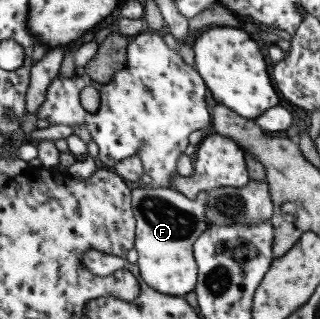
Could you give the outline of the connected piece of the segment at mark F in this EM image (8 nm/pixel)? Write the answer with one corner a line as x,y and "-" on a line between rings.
147,187
131,189
131,212
135,219
135,234
133,248
138,254
136,263
139,278
144,284
158,293
184,296
193,291
197,279
197,266
192,254
194,241
206,229
205,209
207,208
207,193
199,191
194,199
188,199
184,194
172,187

